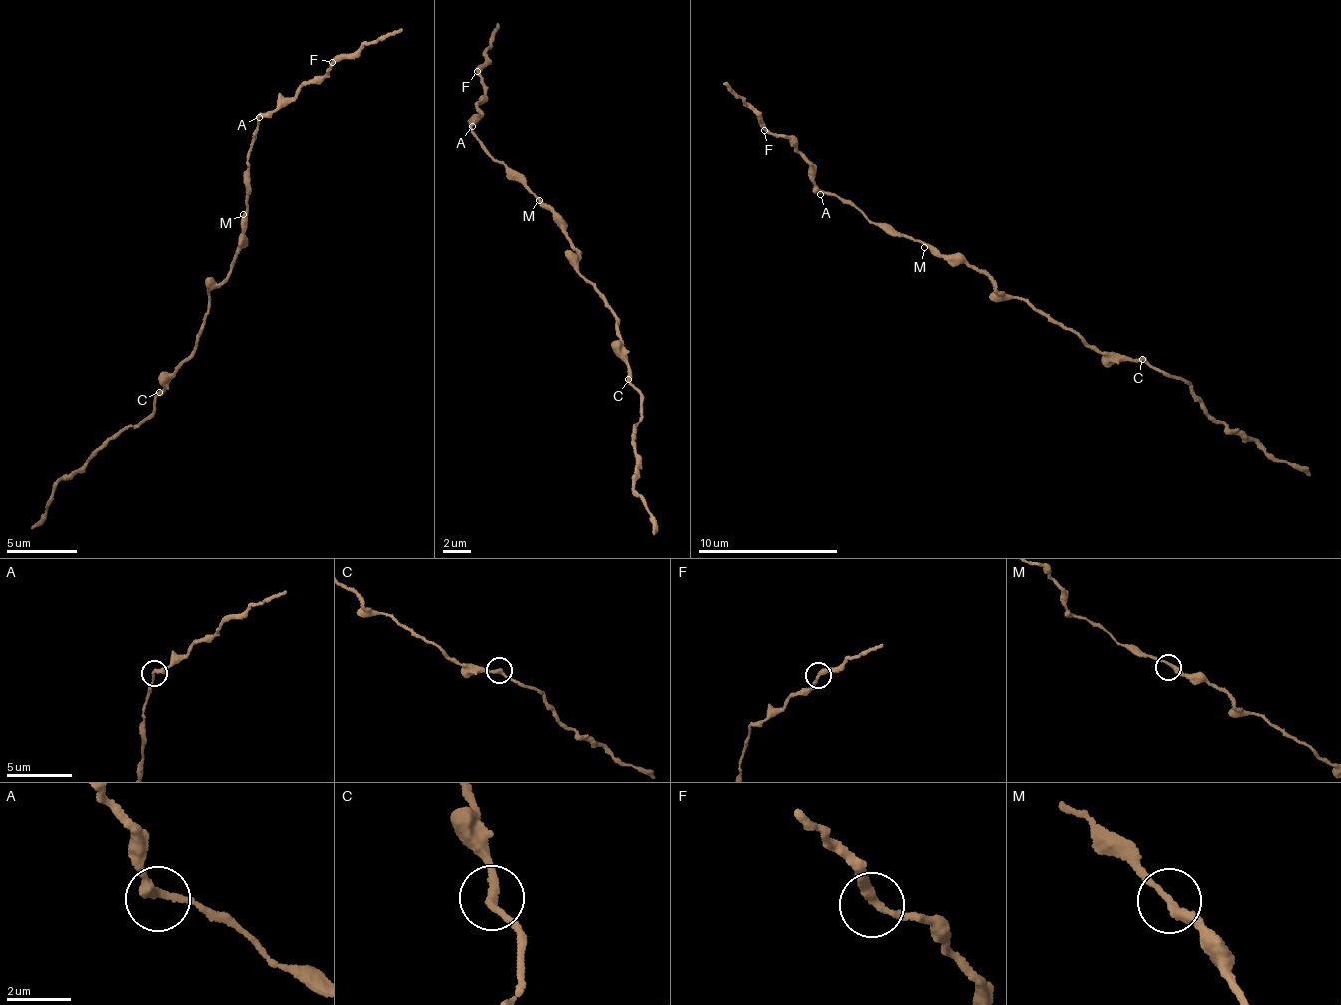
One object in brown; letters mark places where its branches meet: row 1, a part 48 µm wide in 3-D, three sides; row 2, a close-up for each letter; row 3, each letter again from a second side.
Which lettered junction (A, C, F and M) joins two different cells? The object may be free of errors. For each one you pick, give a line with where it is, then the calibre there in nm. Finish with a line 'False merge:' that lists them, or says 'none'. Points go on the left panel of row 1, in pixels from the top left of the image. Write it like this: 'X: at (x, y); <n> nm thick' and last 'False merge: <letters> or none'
C: at (159, 392); 240 nm thick
False merge: C

